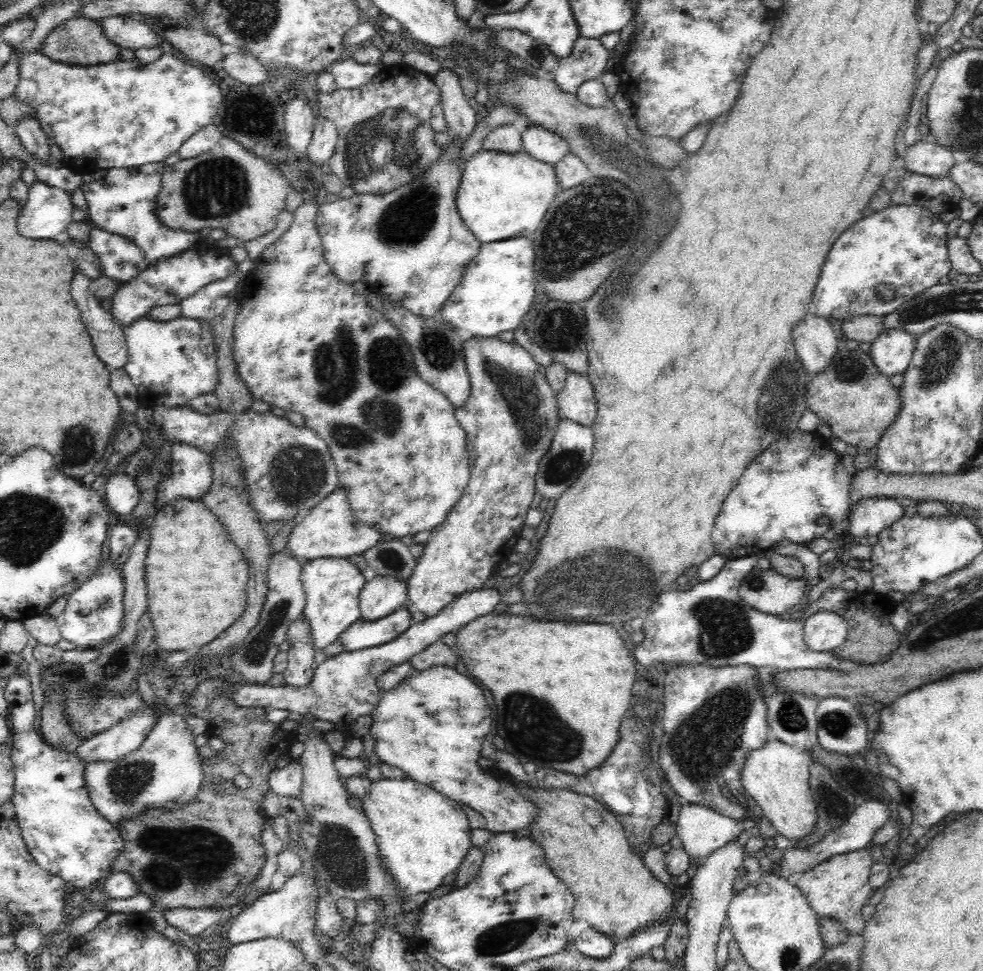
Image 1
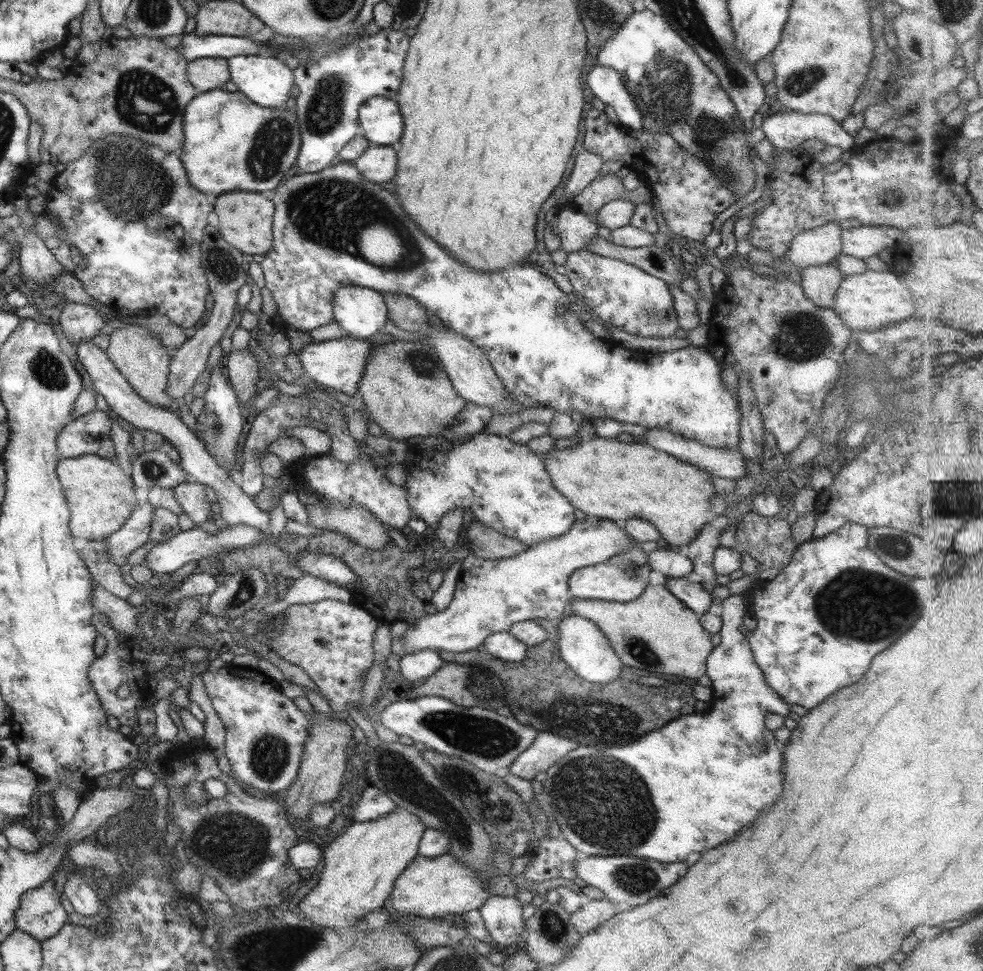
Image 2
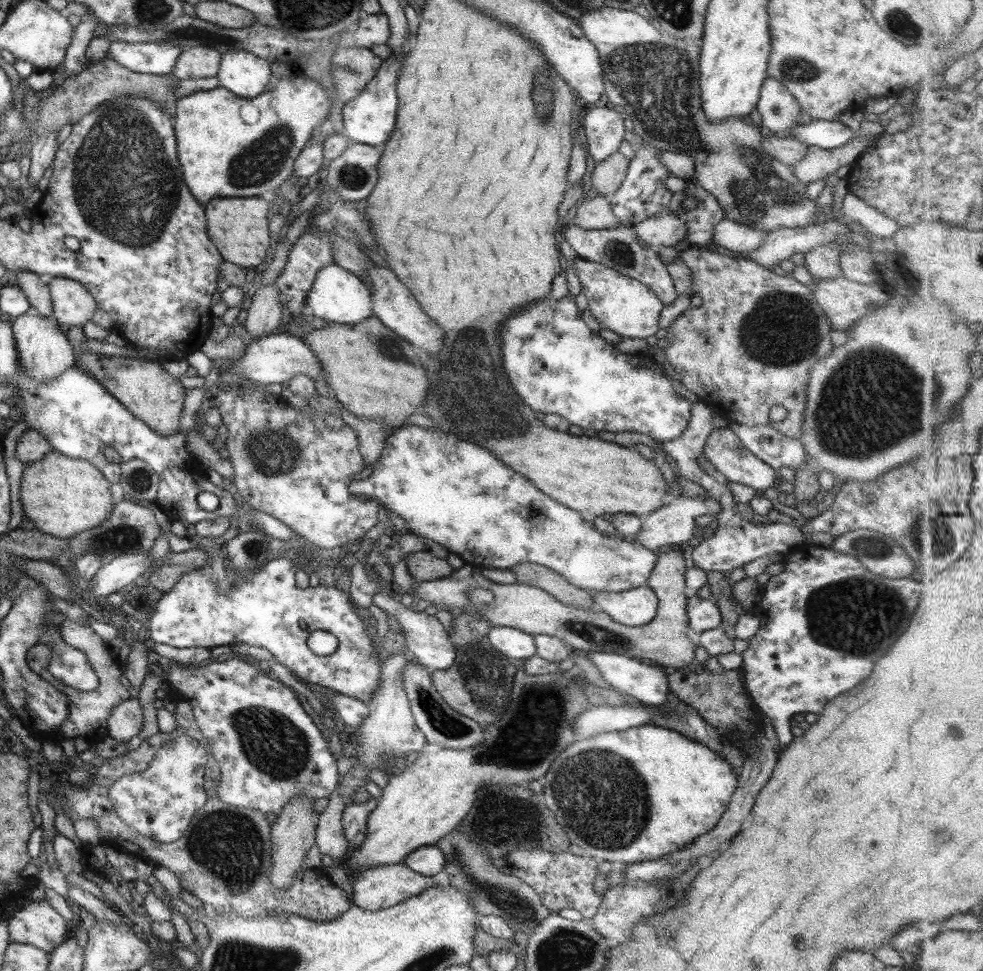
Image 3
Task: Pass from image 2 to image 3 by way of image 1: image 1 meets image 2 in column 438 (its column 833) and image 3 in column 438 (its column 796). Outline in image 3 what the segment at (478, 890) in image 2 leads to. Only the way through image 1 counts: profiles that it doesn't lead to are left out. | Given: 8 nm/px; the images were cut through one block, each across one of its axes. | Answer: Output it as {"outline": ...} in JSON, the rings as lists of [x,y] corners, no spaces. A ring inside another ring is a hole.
{"outline":[[[400,863],[381,864],[373,868],[366,868],[358,873],[358,877],[352,884],[351,902],[363,910],[373,912],[399,904],[410,896],[417,896],[418,893],[431,886],[442,886],[443,882],[442,877],[423,876]]]}

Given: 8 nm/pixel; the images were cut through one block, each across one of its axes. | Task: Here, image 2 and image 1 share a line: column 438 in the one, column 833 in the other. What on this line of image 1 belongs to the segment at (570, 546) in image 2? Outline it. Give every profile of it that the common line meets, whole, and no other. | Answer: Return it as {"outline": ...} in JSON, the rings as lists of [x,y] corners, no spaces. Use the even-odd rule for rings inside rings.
{"outline":[[[818,610],[804,620],[802,635],[811,651],[828,654],[846,642],[848,629],[836,611]]]}

